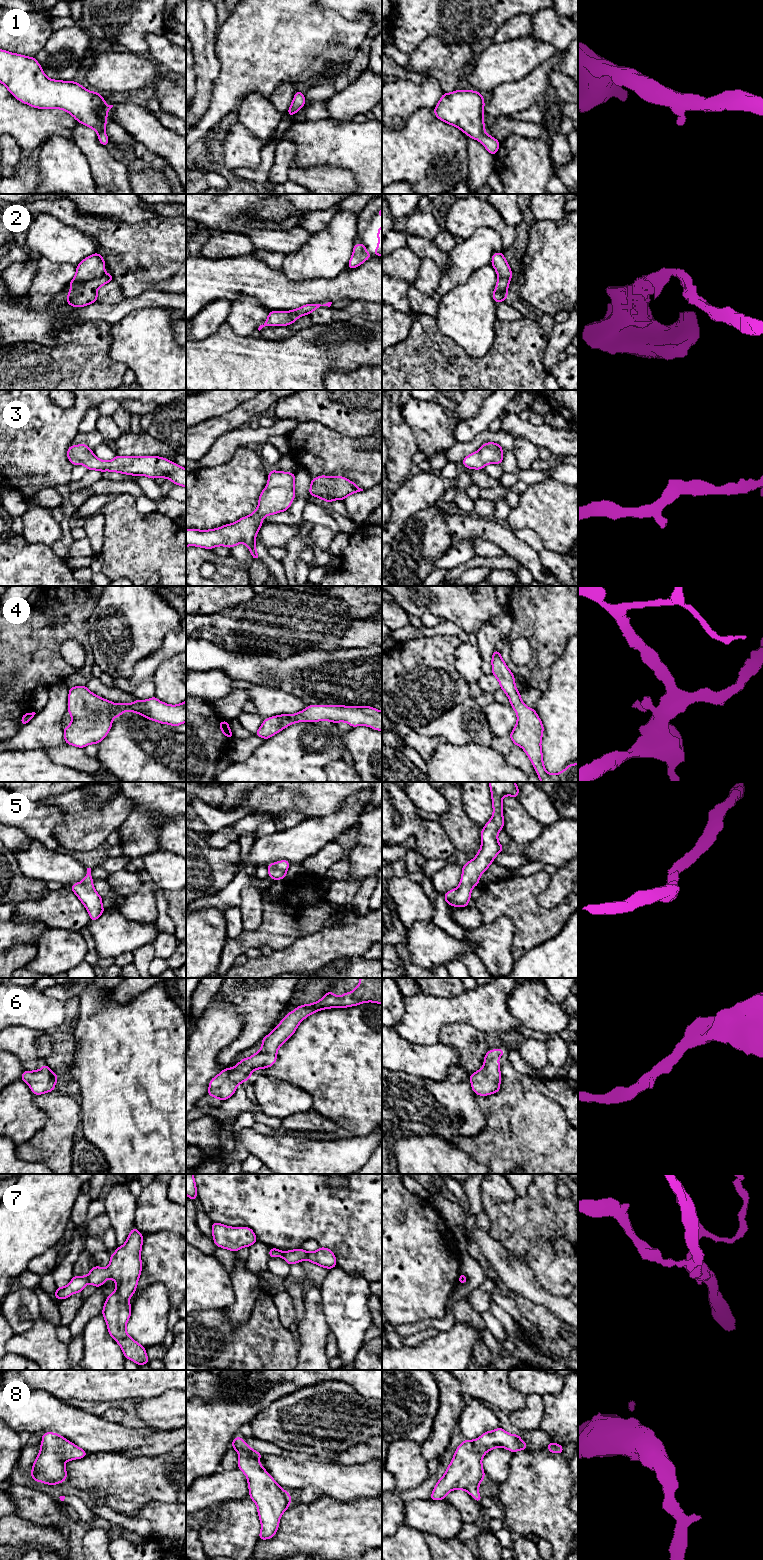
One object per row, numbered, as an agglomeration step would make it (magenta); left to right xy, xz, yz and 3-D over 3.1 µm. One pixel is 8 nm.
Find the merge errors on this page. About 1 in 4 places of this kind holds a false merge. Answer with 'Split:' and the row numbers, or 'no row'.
Split: 7

